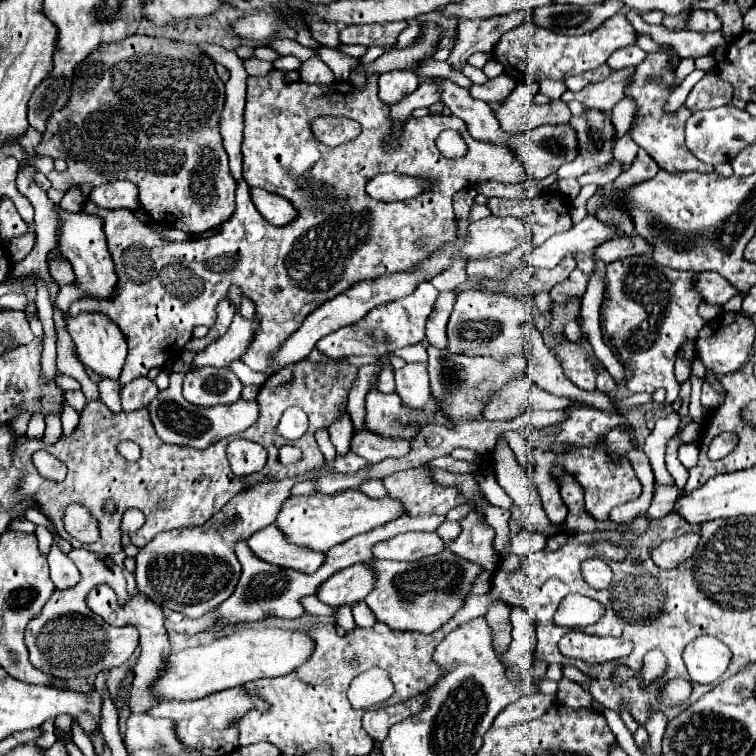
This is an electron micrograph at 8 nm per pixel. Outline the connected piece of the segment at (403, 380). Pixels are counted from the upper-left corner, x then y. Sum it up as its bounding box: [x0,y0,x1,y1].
[395,364,431,408]

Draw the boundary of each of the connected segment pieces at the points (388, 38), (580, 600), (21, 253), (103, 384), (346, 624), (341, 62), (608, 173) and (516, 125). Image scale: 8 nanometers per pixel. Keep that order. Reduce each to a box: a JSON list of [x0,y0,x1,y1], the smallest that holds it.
[[341,22,409,46],[554,594,603,628],[9,232,35,260],[99,380,121,414],[333,606,355,630],[317,46,361,80],[579,160,623,186],[495,82,571,134]]

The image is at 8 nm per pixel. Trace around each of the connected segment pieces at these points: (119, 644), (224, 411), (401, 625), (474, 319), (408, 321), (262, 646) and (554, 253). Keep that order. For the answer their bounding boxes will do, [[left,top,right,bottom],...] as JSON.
[[25,550,139,682],[149,372,259,448],[365,550,481,634],[447,288,533,362],[317,282,439,358],[153,626,313,702],[523,216,615,268]]

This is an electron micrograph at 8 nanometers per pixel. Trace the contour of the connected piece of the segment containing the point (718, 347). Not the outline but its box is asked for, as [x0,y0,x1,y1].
[697,312,755,376]

